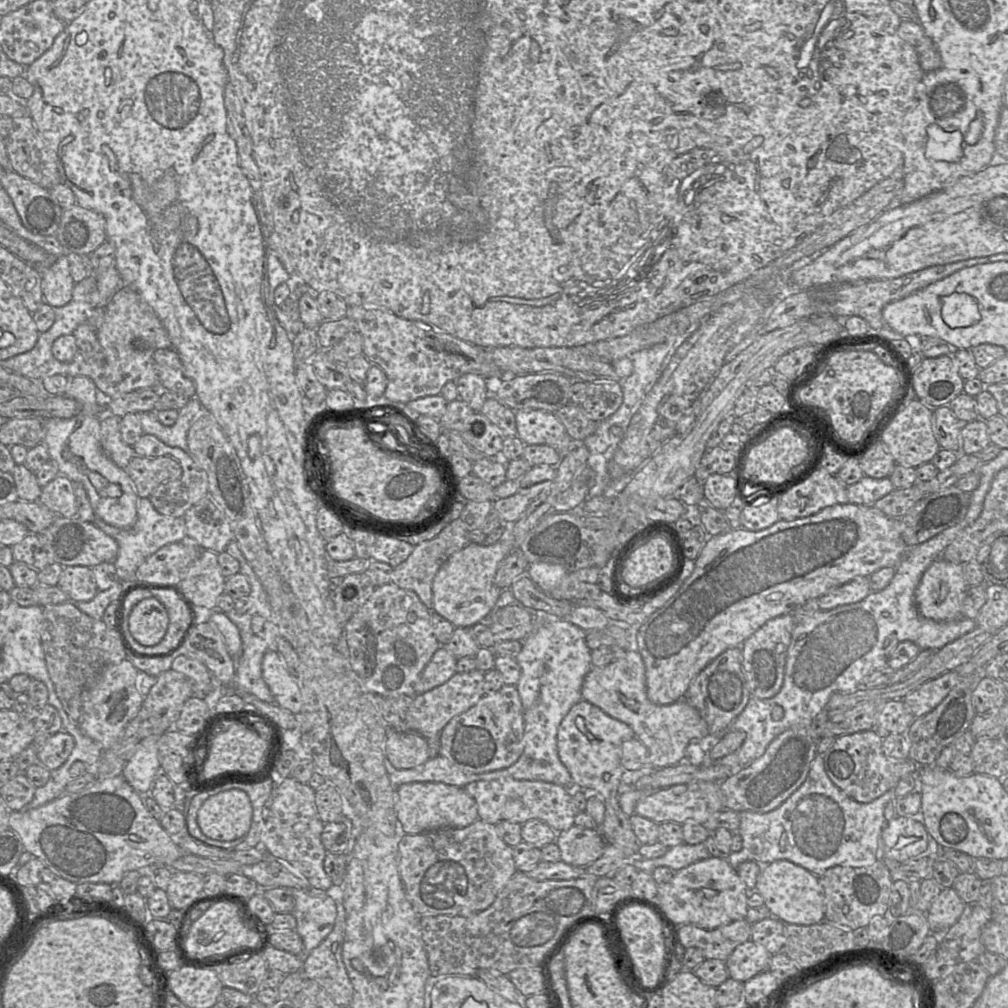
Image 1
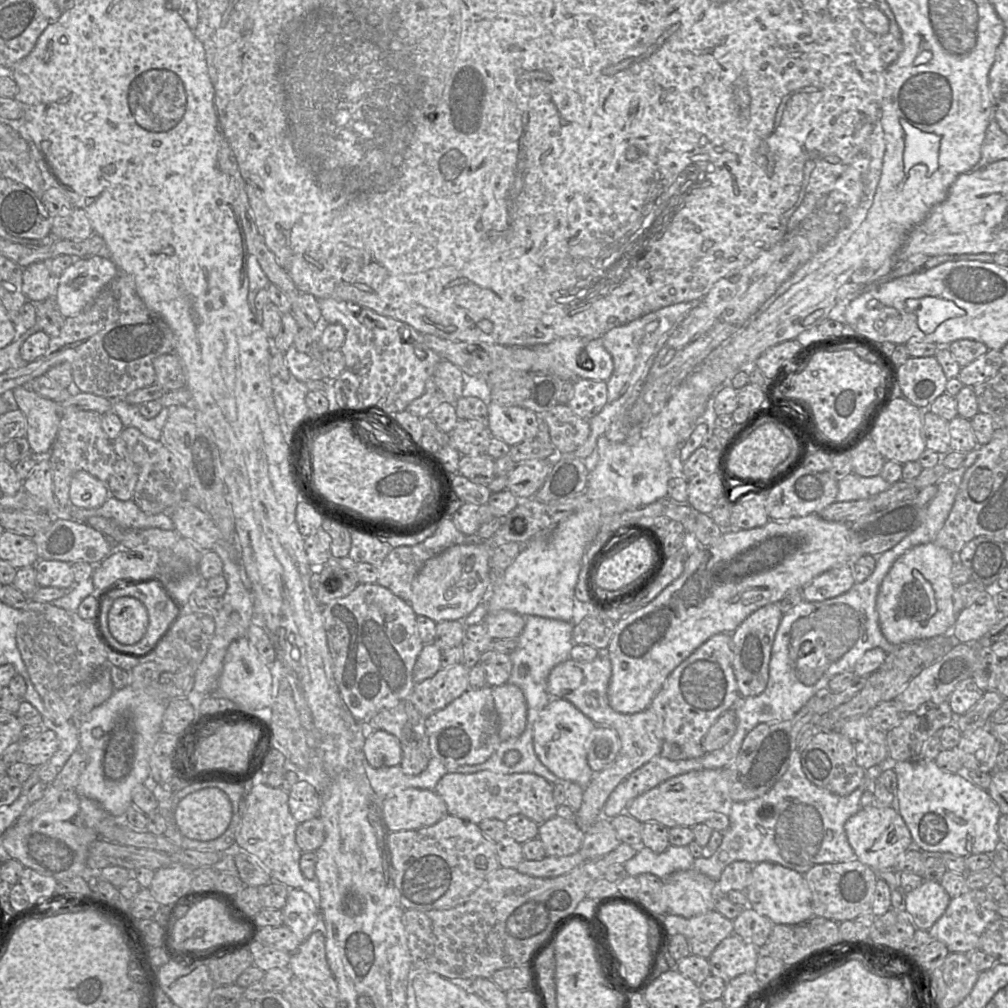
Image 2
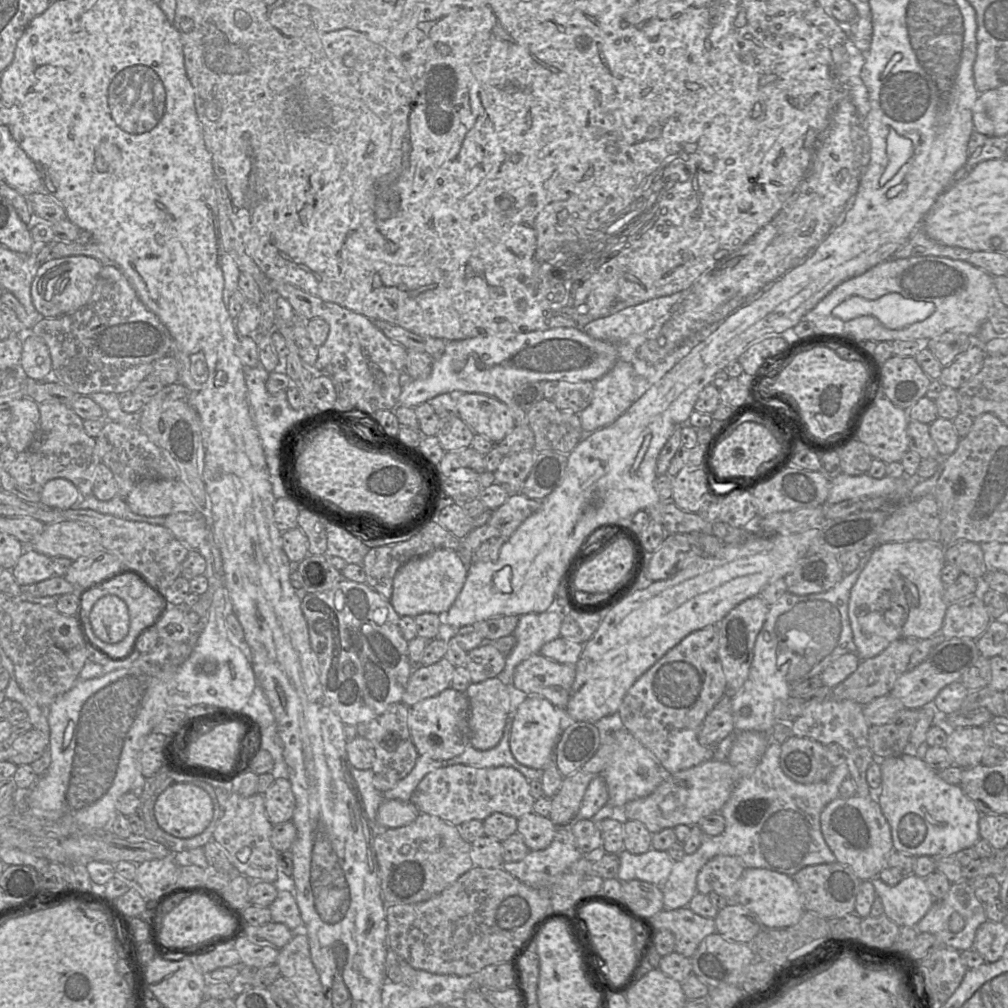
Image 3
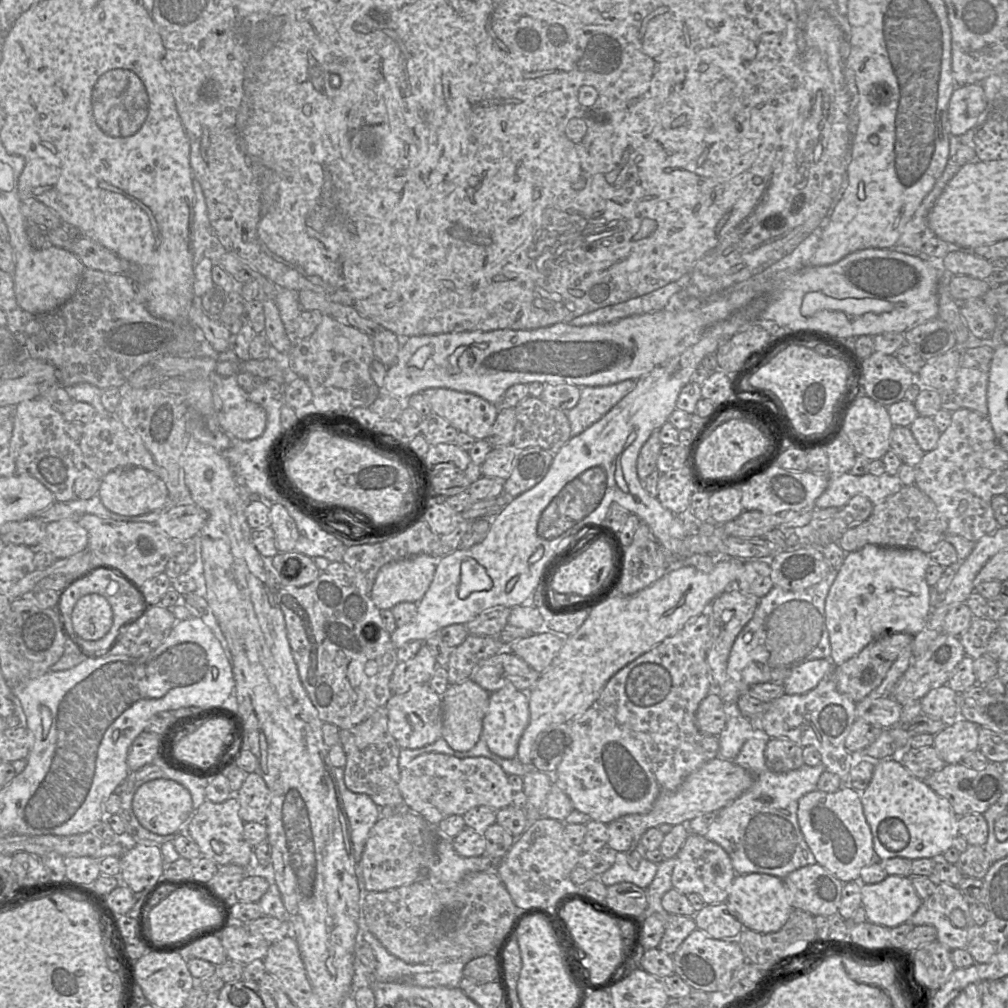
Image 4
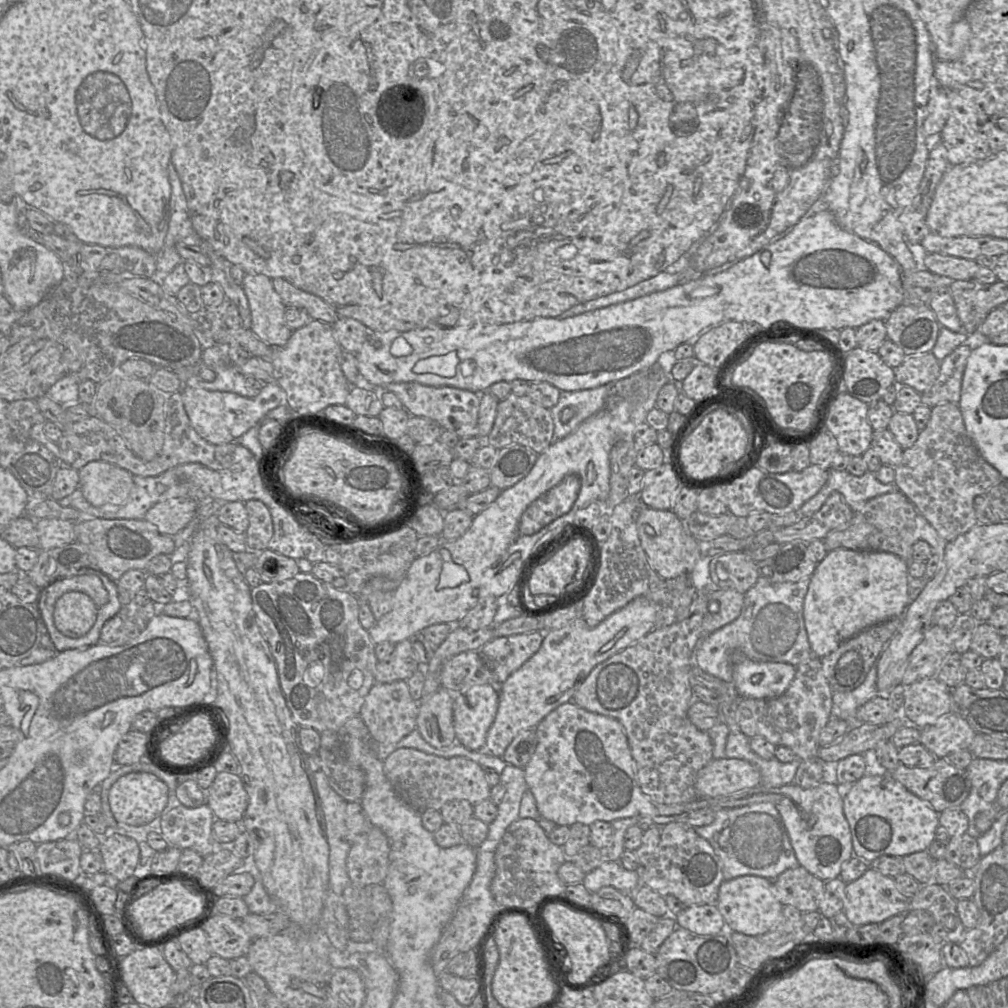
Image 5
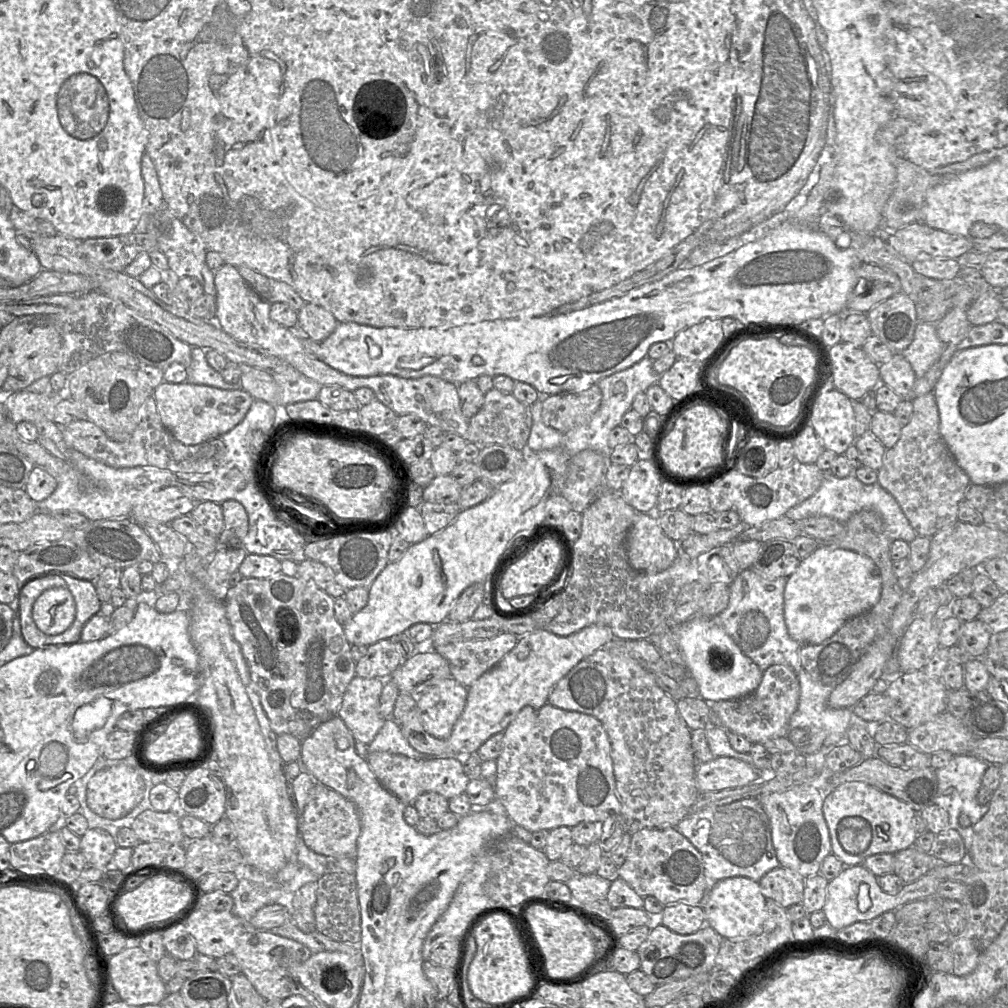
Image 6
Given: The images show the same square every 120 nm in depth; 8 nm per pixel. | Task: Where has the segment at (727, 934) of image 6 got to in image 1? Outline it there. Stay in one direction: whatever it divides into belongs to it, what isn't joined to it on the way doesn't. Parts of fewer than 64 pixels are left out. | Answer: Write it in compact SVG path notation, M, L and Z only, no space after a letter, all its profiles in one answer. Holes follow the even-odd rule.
M787 860L763 865L756 891L772 915L784 924L813 925L825 921L825 897L819 877Z

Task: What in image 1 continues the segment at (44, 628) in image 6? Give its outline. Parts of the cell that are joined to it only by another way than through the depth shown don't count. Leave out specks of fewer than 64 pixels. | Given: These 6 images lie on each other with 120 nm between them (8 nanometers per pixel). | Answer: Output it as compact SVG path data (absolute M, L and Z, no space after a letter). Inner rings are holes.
M155 597L140 599L127 619L127 627L133 639L144 646L161 642L168 628L169 618L165 606Z

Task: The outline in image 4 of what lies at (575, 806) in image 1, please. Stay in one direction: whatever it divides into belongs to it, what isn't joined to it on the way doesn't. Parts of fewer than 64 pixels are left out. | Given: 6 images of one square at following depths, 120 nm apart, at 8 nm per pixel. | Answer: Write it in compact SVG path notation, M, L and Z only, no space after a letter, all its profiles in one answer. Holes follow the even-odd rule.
M438 753L421 754L401 769L399 790L404 807L423 816L433 826L450 815L463 816L474 807L500 810L512 806L515 795L508 774L494 761L484 757L455 758Z

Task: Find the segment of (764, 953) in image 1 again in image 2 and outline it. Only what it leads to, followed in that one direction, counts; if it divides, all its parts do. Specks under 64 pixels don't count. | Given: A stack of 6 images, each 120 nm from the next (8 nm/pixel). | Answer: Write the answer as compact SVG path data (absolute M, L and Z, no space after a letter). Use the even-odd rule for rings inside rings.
M733 933L725 938L708 958L711 975L730 982L747 973L754 973L759 949Z

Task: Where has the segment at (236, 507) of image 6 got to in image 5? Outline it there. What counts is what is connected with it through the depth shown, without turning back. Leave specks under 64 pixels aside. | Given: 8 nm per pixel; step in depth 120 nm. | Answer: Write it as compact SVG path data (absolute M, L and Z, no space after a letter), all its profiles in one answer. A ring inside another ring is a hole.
M258 500L244 502L249 519L245 532L247 551L262 552L269 549L273 537L273 522L268 507Z

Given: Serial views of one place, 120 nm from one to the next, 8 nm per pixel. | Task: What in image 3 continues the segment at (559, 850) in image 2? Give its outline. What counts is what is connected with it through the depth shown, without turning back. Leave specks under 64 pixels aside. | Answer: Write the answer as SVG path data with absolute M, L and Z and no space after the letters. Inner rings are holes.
M535 812L518 818L517 833L520 834L531 851L543 850L553 841L558 826L548 817Z

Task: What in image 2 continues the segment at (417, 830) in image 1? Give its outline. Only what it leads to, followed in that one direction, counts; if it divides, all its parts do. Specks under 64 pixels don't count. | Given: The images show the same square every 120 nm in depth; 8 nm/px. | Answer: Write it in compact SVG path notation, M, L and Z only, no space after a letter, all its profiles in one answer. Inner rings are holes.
M394 790L384 801L384 824L390 832L432 826L446 816L446 804L434 790Z

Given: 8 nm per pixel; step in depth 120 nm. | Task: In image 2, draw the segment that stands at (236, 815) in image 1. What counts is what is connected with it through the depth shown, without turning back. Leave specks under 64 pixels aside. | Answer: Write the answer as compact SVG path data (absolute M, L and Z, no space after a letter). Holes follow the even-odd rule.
M203 788L182 798L174 807L178 830L190 839L209 841L219 838L229 828L233 806L219 788Z

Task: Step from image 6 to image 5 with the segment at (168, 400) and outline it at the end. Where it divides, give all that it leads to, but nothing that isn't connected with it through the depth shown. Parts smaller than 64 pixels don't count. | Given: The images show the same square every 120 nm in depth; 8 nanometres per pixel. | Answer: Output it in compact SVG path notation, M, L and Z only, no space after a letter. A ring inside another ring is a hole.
M265 383L260 393L247 398L230 392L208 391L184 385L178 393L190 424L198 435L211 444L221 445L241 437L257 425L266 414L279 406L287 406L285 391L276 383Z

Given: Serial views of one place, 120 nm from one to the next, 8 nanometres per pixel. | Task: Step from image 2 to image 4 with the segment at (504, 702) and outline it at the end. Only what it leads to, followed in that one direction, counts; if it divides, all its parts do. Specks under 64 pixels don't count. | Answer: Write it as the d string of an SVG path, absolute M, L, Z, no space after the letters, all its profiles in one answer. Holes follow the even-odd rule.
M472 680L450 685L442 695L443 726L441 738L457 752L472 749L480 740L490 692Z

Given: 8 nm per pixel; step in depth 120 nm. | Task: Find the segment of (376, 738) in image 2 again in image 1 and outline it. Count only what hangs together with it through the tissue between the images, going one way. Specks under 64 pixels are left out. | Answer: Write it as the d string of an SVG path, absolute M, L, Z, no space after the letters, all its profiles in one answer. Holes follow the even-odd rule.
M391 730L385 742L385 758L397 769L411 769L423 765L431 756L421 735Z

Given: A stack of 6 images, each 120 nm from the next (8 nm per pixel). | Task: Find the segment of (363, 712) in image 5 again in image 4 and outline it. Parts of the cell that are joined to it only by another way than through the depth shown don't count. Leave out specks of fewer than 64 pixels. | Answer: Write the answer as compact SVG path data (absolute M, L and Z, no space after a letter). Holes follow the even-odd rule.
M417 684L405 693L393 694L383 708L387 711L389 732L401 749L419 749L441 738L442 696L428 684Z

